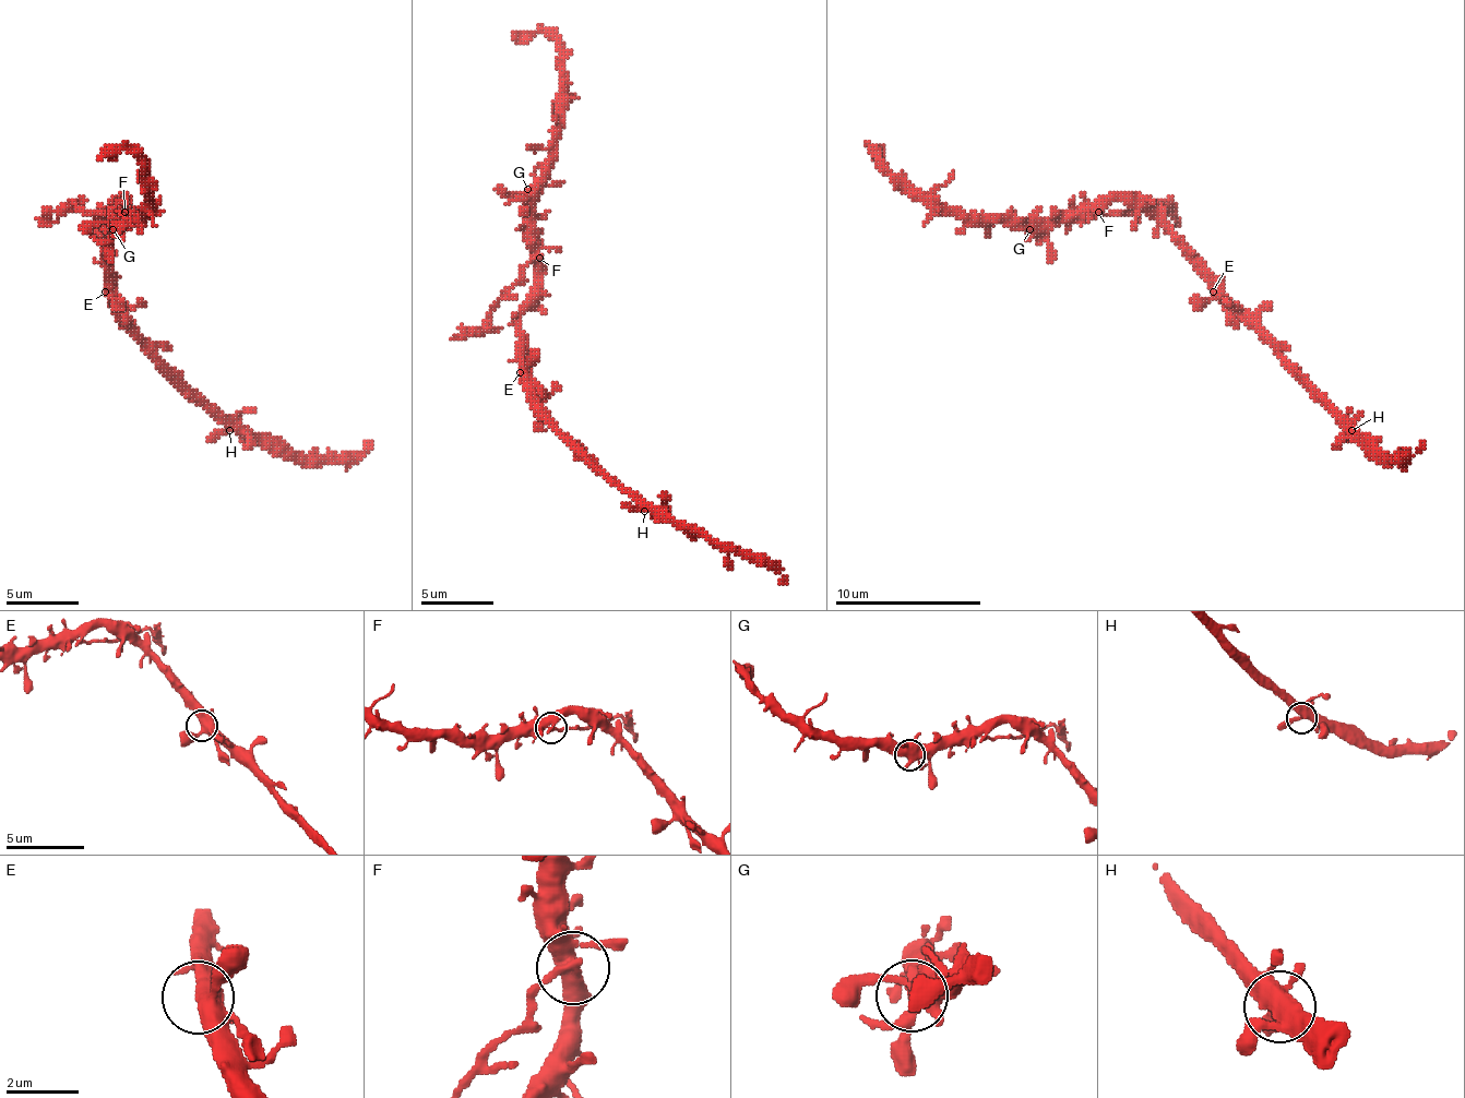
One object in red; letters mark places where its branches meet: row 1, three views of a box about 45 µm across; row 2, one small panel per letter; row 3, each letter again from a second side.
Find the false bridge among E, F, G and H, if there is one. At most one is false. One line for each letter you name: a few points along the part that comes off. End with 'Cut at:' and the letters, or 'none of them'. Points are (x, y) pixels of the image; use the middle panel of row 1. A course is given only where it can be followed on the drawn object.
F: Course of the part to remove: (538, 259), (509, 291), (491, 321), (451, 338)
Cut at: F

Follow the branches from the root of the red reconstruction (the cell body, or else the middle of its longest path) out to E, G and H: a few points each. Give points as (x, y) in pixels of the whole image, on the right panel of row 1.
E: (1202, 266), (1202, 273), (1213, 291)
G: (1202, 266), (1154, 218), (1121, 200), (1081, 204), (1059, 211), (1051, 218), (1040, 218), (1029, 229)
H: (1202, 266), (1202, 273), (1352, 430)

